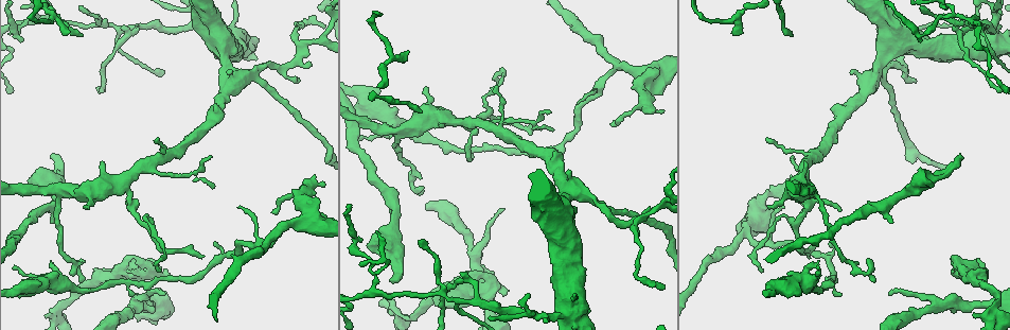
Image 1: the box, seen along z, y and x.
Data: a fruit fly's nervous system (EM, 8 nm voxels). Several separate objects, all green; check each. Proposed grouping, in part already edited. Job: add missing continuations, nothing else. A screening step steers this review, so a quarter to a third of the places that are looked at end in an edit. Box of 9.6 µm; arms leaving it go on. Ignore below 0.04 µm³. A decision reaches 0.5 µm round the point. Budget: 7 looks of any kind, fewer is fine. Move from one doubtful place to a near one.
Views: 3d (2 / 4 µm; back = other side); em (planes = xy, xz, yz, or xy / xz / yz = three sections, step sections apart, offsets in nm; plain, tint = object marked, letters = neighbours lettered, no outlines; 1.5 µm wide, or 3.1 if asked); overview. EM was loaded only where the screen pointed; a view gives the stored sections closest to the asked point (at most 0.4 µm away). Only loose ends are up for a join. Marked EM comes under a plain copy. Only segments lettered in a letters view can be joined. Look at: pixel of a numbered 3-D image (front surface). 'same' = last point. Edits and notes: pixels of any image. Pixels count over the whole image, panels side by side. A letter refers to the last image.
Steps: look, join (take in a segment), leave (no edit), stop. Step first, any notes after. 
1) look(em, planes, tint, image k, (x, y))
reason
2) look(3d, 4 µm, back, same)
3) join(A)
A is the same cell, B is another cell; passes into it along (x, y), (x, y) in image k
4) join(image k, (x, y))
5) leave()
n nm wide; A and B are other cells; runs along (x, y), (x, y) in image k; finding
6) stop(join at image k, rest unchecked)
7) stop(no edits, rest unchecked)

look(em, planes, letters, image 1, (890, 295))
thin end

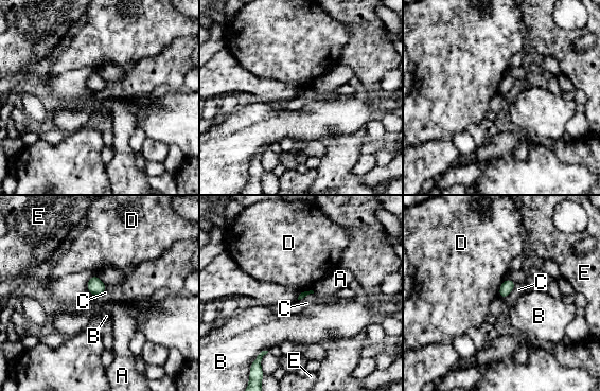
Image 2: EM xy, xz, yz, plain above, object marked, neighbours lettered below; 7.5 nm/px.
leave()
D touches over 150 nm; A, B, C, D and E are other cells; no lettered segment goes on from it

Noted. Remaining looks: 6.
look(em, planes, tint, image 1, (387, 293))
tapers out

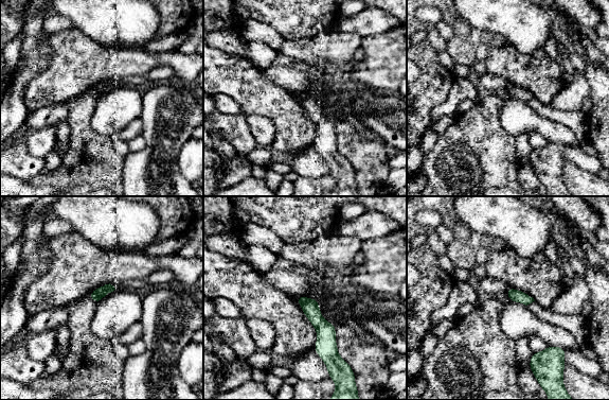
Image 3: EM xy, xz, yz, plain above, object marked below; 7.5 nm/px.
look(em, planes, letters, same)
see the neighbours

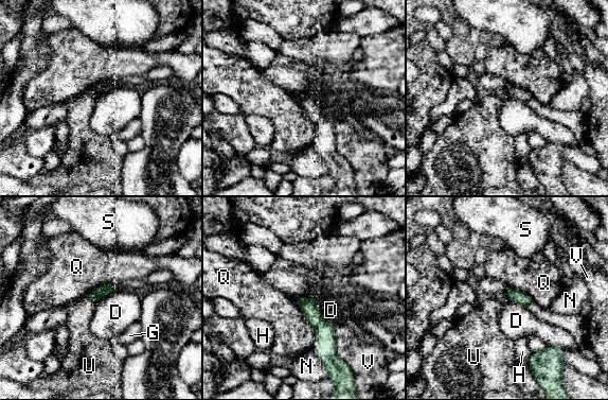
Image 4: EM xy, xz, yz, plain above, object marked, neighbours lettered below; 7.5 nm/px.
leave()
D, G, H, N, Q, S, U and V are other cells; none of them fits

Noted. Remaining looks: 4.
look(3d, 2 µm, image 1, (959, 154))
an open end

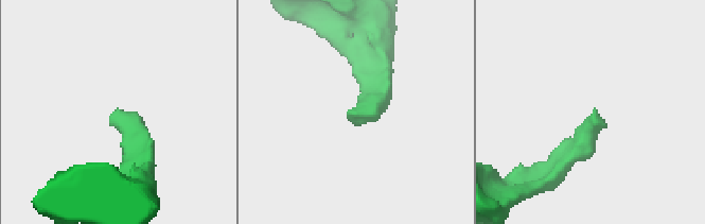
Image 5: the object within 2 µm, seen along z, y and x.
look(em, xz, step 4, tint, image 5, (115, 113))

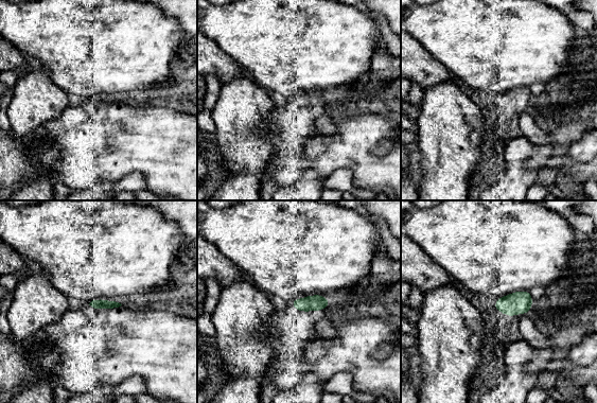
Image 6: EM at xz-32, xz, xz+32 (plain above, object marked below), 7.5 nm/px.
look(em, planes, letters, same)

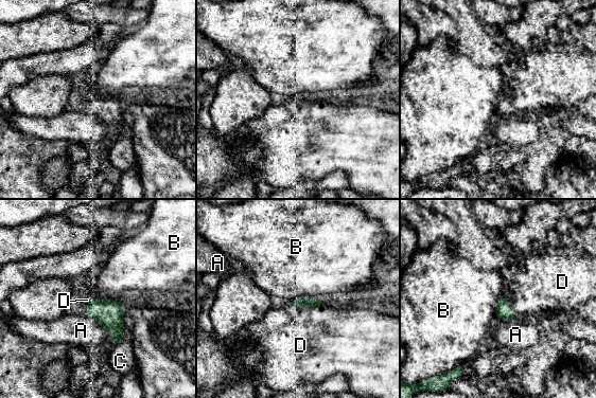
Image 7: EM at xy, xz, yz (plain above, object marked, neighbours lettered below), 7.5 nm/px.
join(D)
D is the same cell, A, B and C are other cells; the neuron continues

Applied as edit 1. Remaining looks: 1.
stop(join at image 7, rest unchecked)

